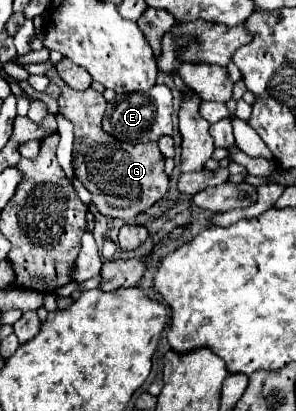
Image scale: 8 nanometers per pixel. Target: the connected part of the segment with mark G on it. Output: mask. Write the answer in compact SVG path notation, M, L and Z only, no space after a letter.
M55 68L46 73L53 83L61 87L59 95L59 113L63 113L75 127L75 151L73 151L73 167L77 179L87 187L93 195L93 205L105 217L117 217L129 221L139 213L147 211L155 205L169 189L169 179L163 171L165 159L159 153L157 143L119 143L111 135L101 129L101 119L105 113L105 99L99 91L75 91L67 87Z

